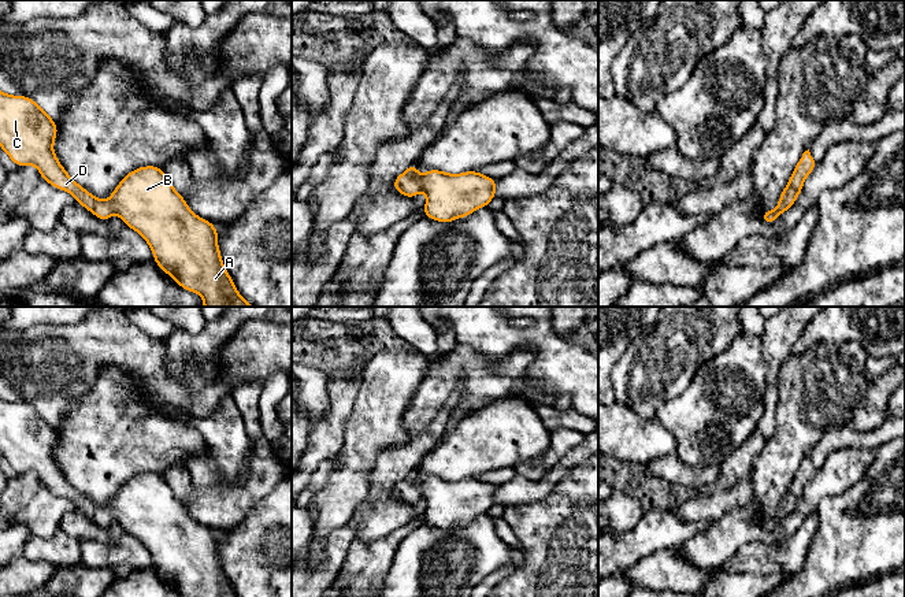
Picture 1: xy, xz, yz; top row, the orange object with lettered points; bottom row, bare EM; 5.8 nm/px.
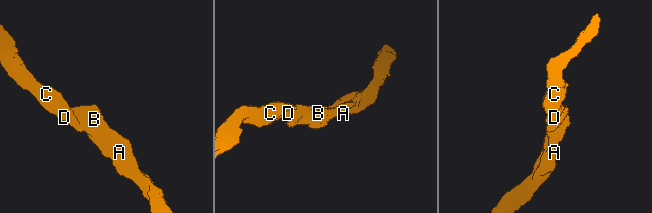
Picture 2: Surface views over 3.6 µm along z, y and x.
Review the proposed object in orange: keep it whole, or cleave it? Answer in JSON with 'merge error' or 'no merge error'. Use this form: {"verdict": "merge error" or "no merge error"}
{"verdict": "no merge error"}

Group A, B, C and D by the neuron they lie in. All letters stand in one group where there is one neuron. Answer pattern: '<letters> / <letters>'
A B C D

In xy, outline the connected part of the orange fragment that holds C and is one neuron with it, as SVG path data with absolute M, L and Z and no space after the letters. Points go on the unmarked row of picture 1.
M0 398L0 455L18 472L36 472L41 485L56 496L71 500L75 509L107 529L115 519L125 533L134 535L151 553L155 570L185 597L237 597L218 555L218 535L188 513L163 475L138 474L114 496L108 507L93 504L77 490L53 460L58 444L55 427L30 404Z

